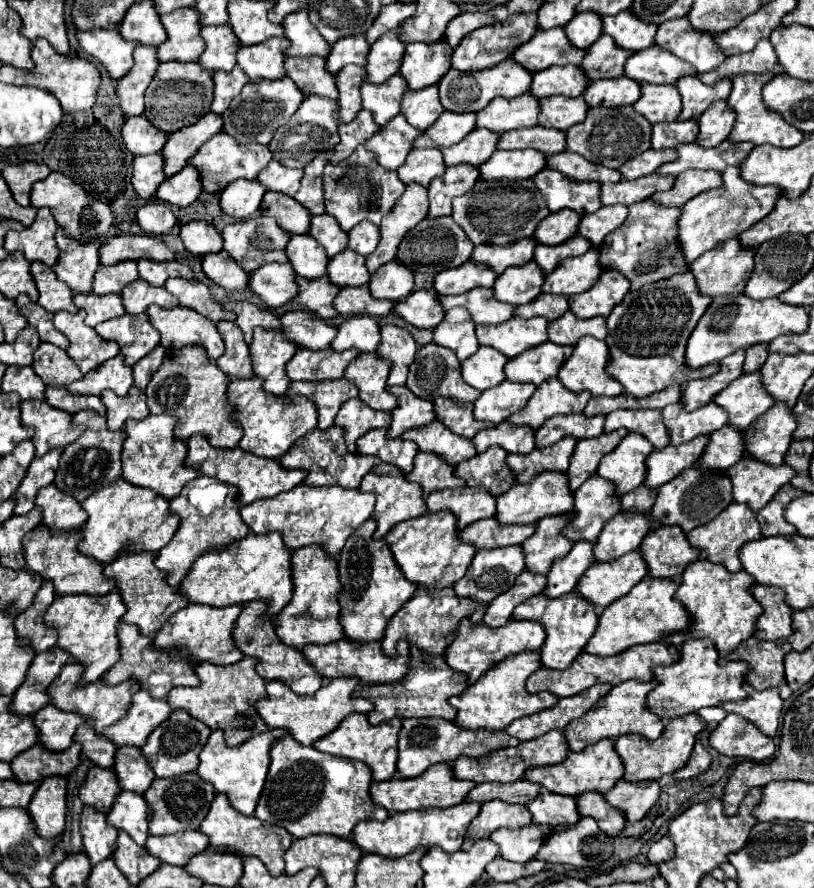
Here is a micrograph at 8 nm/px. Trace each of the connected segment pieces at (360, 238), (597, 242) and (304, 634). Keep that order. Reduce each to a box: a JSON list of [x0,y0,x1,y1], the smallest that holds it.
[[348,223,380,255],[578,207,626,247],[276,545,344,649]]

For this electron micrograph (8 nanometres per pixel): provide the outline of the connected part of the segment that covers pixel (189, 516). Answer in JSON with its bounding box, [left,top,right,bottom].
[156,483,250,587]

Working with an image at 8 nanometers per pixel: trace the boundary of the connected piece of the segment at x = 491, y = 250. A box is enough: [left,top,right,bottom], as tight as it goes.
[472,239,536,275]

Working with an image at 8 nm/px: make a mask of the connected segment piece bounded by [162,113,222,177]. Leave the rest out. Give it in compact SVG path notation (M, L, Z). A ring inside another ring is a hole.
M208 113L198 123L172 133L162 151L166 159L164 173L168 177L176 175L182 167L188 165L188 161L196 155L196 151L220 131L222 131L222 117L216 113Z

